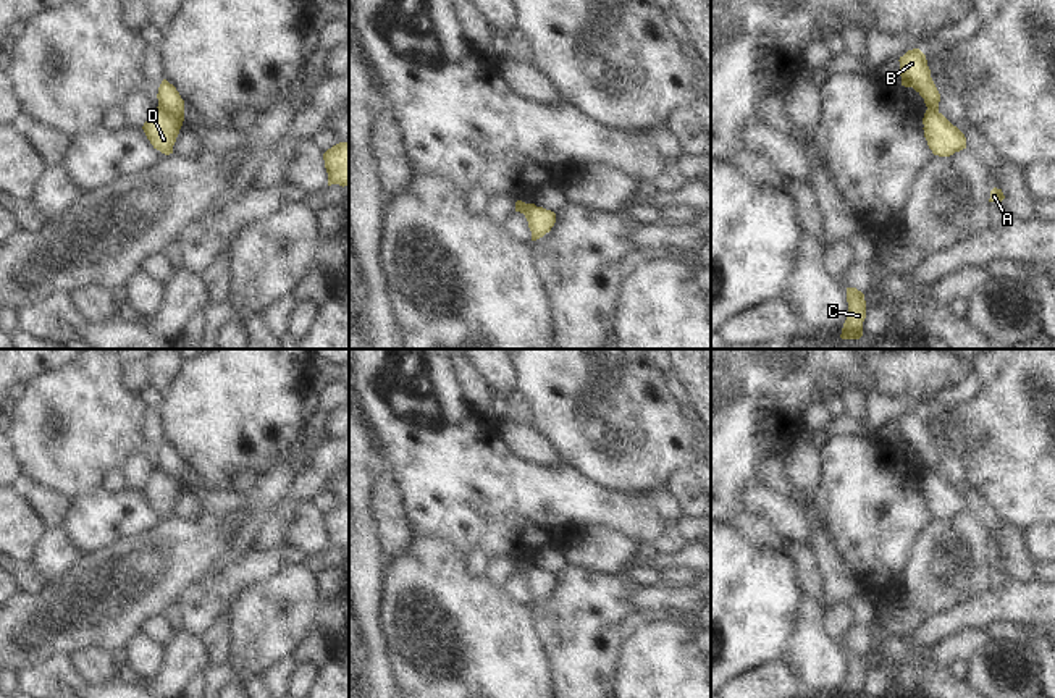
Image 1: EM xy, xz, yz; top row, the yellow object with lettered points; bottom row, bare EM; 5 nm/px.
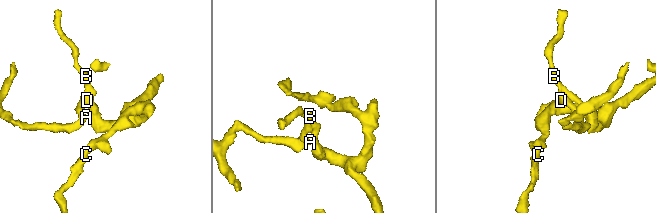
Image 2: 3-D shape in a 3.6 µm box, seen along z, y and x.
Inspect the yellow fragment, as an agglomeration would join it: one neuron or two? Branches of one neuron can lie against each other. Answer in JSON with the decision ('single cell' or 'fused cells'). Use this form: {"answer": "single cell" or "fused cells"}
{"answer": "fused cells"}

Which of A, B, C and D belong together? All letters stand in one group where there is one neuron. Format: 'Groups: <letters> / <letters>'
Groups: A D / B C

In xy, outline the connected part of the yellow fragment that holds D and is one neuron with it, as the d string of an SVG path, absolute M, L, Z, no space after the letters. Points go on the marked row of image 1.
M157 107L144 123L142 129L153 149L165 155L173 153L173 145L181 129L179 121L173 115Z

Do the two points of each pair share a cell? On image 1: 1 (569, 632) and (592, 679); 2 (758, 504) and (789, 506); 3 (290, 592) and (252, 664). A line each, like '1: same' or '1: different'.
1: same
2: same
3: same

